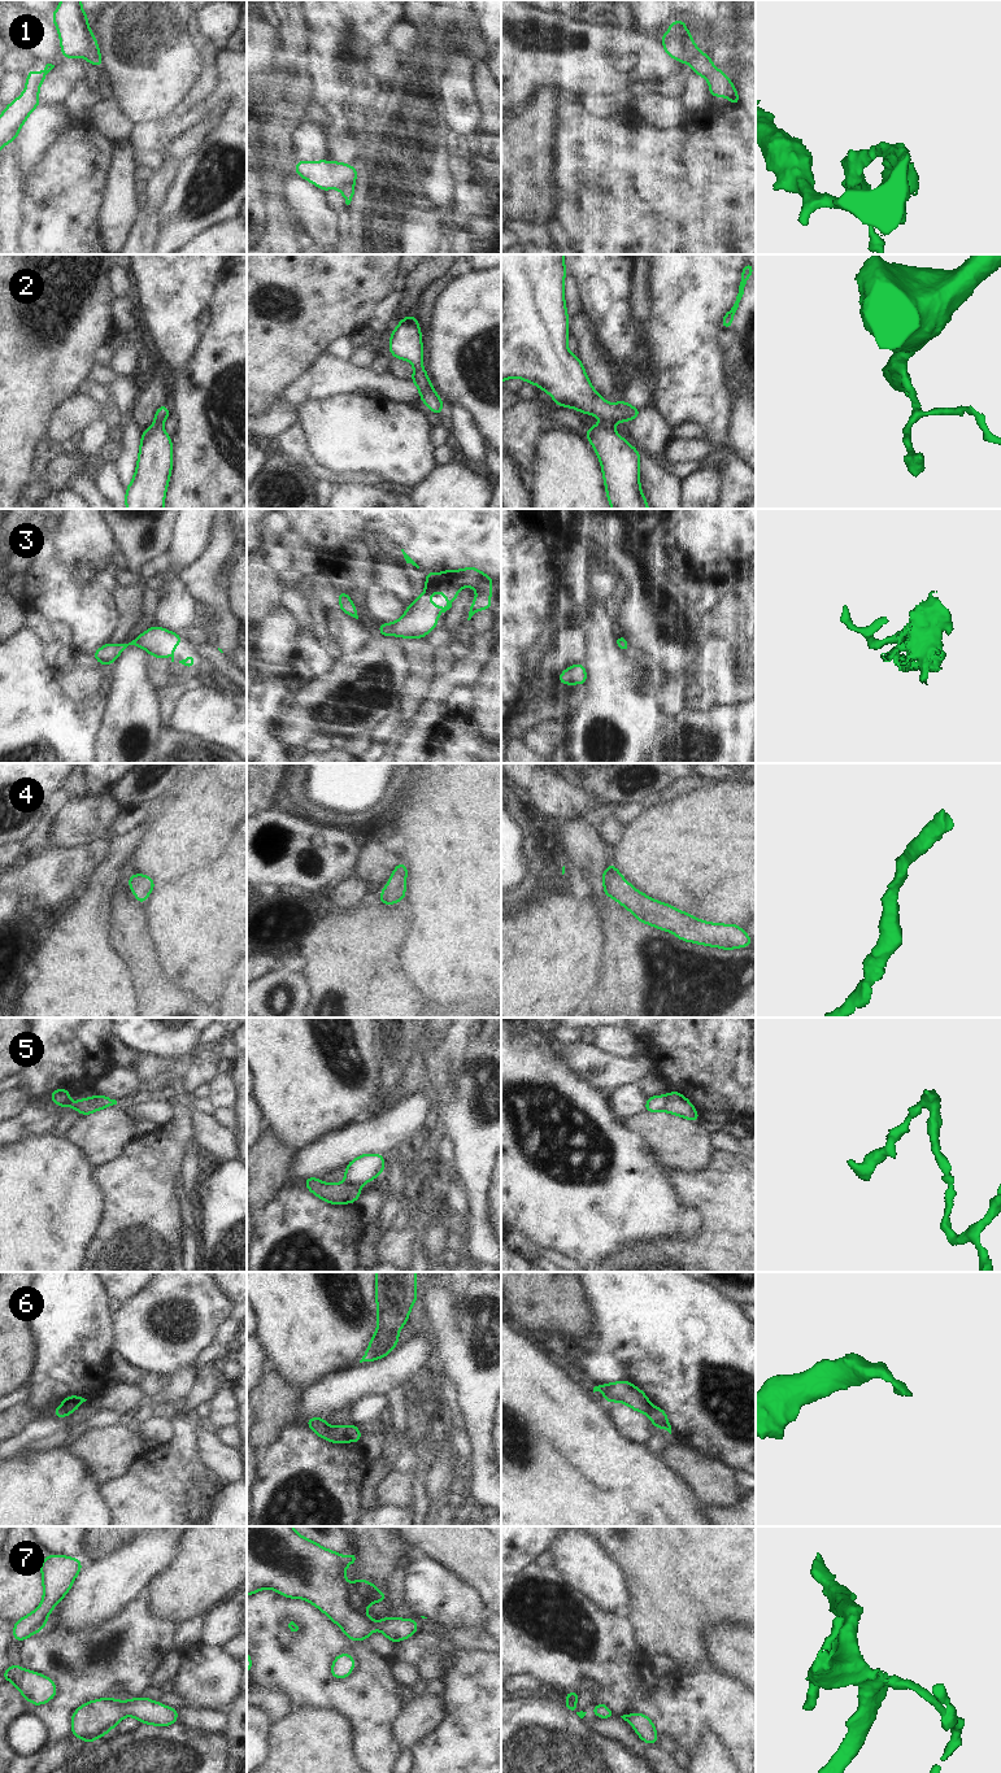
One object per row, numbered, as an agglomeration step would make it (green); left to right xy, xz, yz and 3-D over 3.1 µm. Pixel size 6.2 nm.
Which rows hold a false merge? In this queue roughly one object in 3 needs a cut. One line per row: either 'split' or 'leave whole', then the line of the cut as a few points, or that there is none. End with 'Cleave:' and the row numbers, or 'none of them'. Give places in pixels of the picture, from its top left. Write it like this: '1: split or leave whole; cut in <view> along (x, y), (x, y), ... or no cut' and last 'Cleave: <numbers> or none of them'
1: split; cut in yz along (692, 40), (687, 46), (688, 60)
2: leave whole; no cut
3: leave whole; no cut
4: leave whole; no cut
5: split; cut in xz along (346, 1181), (358, 1185)
6: split; cut in xy along (60, 1406), (66, 1415)
7: leave whole; no cut
Cleave: 1, 5, 6

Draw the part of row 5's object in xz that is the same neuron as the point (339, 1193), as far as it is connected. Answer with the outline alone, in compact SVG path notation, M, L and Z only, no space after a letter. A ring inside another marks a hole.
M308 1177L304 1180L305 1186L312 1192L312 1194L322 1198L331 1204L354 1203L360 1194L360 1185L352 1182L338 1182L338 1184L325 1184L321 1179Z

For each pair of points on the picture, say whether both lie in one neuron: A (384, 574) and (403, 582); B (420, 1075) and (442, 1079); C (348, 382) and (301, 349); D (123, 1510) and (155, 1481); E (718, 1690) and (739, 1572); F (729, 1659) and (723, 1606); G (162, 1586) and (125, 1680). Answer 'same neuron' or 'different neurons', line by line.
A: same neuron
B: different neurons
C: different neurons
D: same neuron
E: different neurons
F: different neurons
G: different neurons

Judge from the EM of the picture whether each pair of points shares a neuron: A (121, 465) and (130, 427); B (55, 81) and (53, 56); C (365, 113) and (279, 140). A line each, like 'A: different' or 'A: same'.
A: same
B: different
C: different

